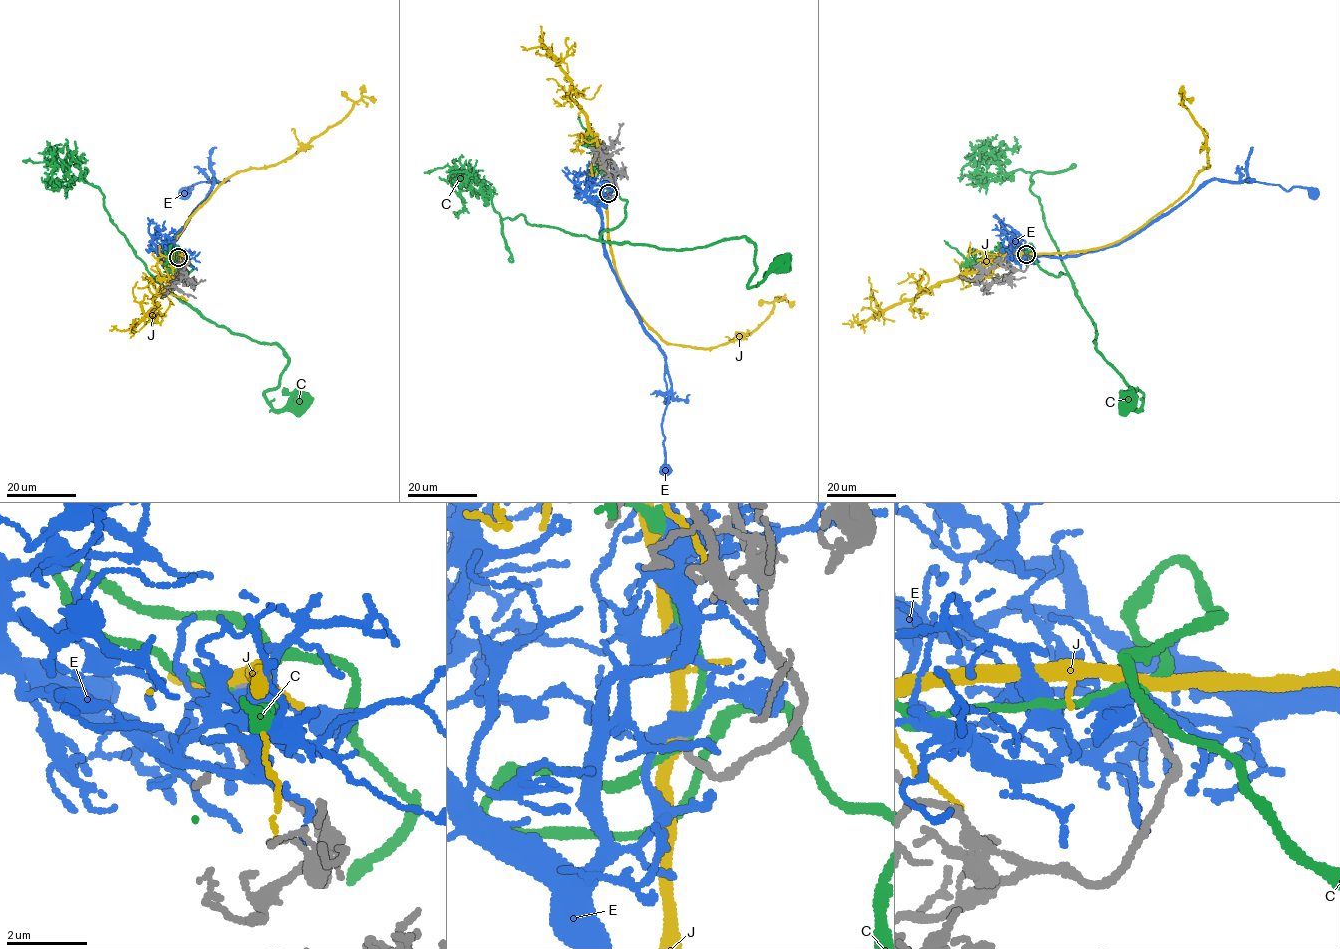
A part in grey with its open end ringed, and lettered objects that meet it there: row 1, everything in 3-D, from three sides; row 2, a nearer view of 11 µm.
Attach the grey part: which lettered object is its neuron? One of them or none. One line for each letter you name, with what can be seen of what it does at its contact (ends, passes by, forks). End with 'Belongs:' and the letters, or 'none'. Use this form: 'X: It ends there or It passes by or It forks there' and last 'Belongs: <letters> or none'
C: It forks there
Belongs: C

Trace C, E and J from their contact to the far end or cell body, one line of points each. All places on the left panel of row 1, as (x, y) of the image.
C: (178, 257), (162, 246), (187, 256), (187, 275), (155, 278), (276, 344), (288, 360), (266, 402), (303, 401)
E: (178, 257), (173, 261), (161, 260), (161, 255), (211, 189), (212, 181), (192, 184), (185, 193)
J: (178, 257), (168, 256), (171, 245), (227, 179), (295, 155), (345, 117), (362, 97), (374, 102)

